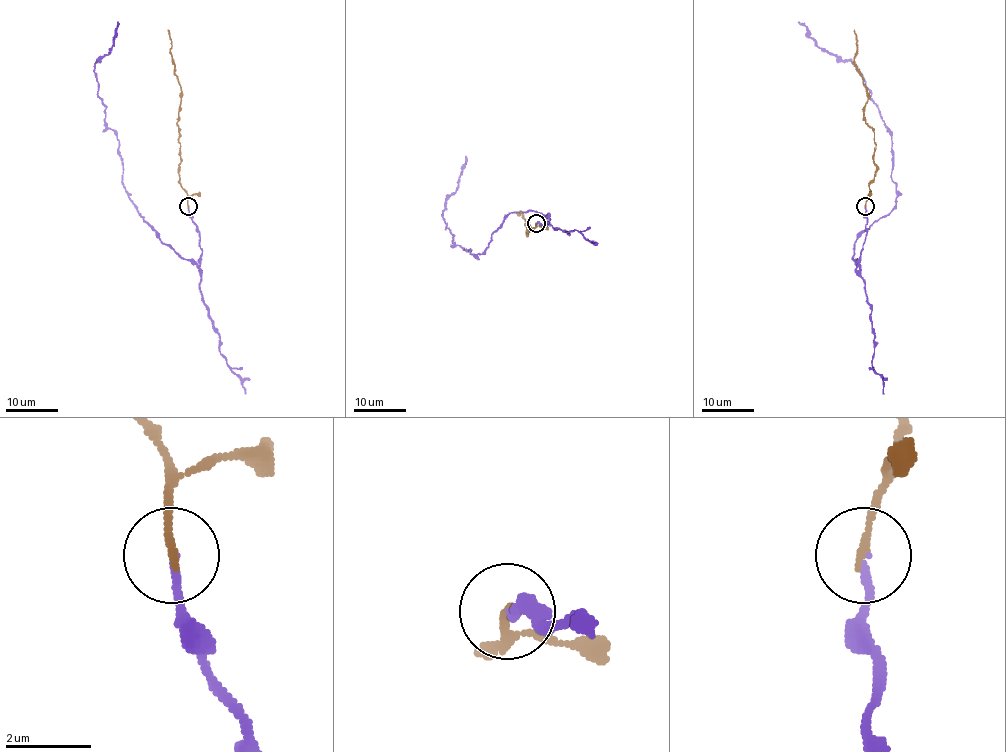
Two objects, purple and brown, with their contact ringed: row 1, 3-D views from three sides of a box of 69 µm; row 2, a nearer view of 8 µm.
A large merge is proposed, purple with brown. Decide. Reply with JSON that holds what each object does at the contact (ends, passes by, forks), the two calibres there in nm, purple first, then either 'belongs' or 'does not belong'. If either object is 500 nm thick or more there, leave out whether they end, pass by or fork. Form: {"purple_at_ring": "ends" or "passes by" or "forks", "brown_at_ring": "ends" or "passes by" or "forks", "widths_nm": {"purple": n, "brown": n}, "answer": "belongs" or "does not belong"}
{"purple_at_ring": "ends", "brown_at_ring": "ends", "widths_nm": {"purple": 180, "brown": 180}, "answer": "belongs"}

